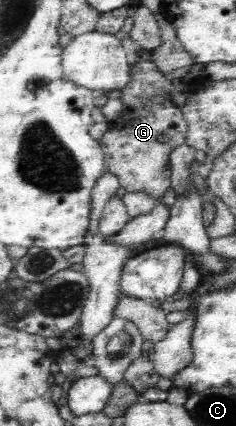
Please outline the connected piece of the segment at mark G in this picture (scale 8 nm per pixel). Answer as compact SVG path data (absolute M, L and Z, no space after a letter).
M147 54L140 57L130 68L131 78L121 88L120 100L123 112L119 120L108 122L109 128L100 140L104 152L106 170L119 179L119 187L127 193L145 193L161 199L171 186L169 154L183 144L189 124L182 108L171 101L174 85Z

